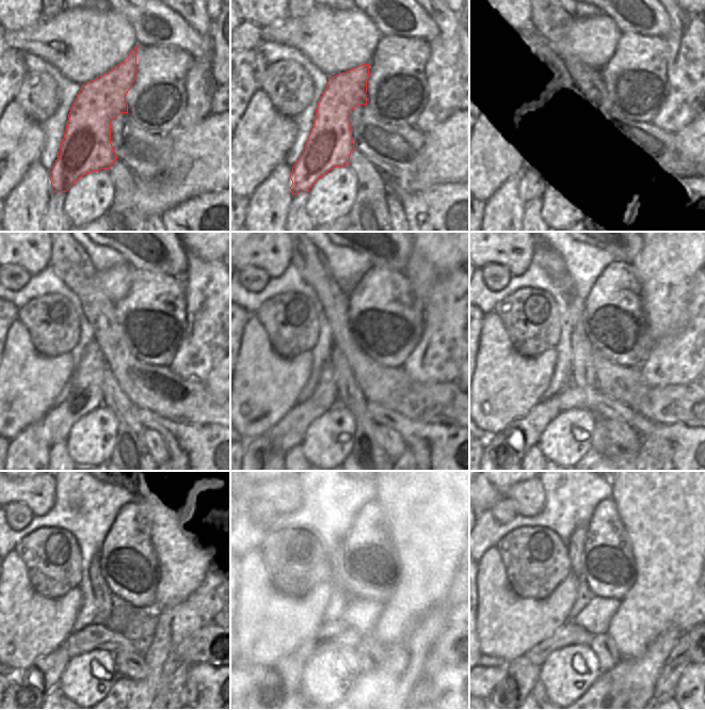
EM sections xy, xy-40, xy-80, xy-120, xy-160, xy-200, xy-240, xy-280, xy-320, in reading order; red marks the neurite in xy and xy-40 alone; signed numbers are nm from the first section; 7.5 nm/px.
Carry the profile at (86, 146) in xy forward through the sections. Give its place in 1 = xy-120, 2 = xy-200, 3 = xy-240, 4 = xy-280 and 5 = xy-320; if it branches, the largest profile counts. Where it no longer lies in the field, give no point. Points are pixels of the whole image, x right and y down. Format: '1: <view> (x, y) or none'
1: xy-120 (85, 395)
2: xy-200 (525, 432)
3: xy-240 (45, 674)
4: xy-280 (285, 676)
5: xy-320 (523, 675)

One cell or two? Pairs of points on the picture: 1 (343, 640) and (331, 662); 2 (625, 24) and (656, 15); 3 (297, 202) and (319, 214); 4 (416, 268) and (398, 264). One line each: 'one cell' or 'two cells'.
1: two cells
2: one cell
3: two cells
4: two cells

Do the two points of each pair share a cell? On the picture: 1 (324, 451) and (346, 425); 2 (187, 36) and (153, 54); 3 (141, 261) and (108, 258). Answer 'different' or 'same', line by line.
1: same
2: different
3: different

